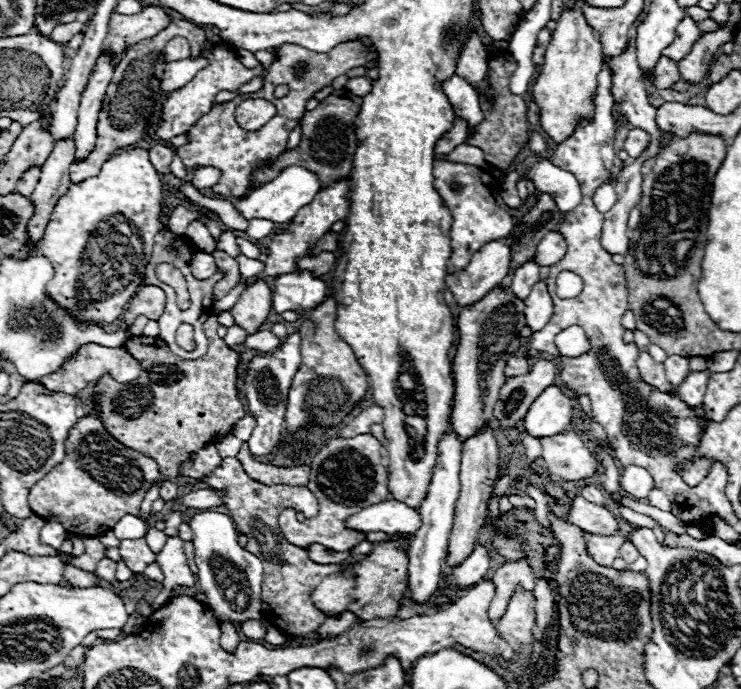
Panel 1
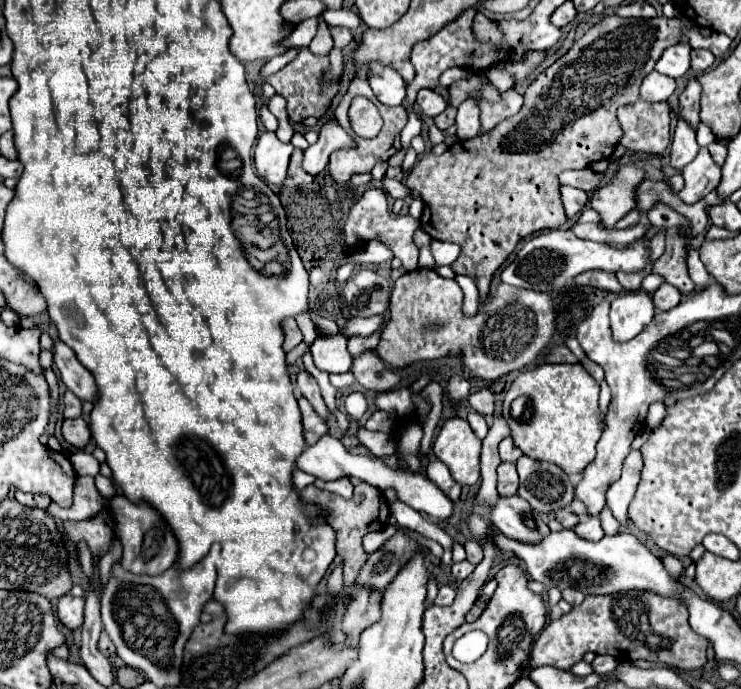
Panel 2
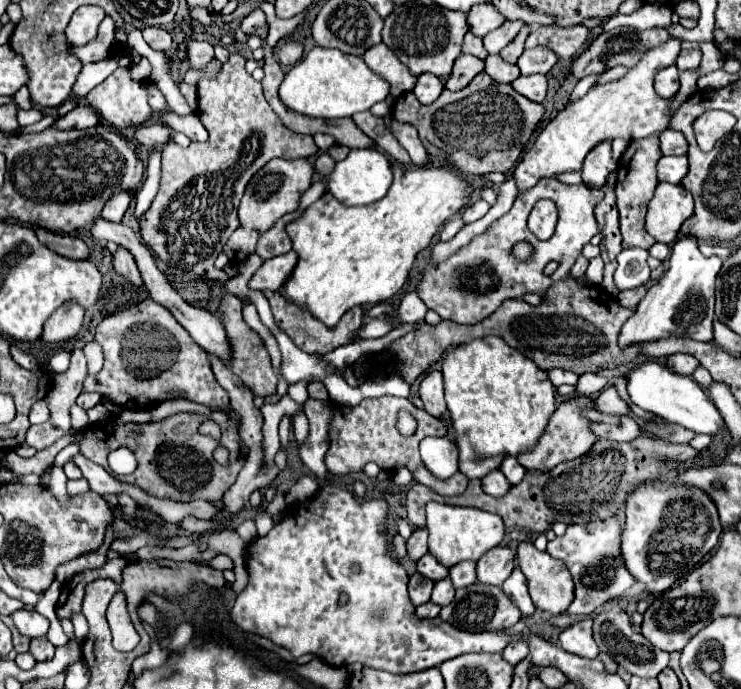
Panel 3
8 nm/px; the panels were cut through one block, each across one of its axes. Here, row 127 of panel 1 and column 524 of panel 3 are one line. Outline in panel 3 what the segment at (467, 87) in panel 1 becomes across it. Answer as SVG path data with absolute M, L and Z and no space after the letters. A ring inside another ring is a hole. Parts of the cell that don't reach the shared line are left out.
M506 456L506 460L502 462L502 468L500 468L506 478L510 480L510 484L520 484L522 478L526 476L526 468L522 468L522 464L518 462L518 458L514 456Z

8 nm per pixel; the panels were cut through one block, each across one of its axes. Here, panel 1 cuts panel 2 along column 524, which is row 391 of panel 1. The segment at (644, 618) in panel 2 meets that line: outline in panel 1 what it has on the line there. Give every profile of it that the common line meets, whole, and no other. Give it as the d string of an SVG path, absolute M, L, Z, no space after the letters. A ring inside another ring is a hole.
M640 352L640 356L638 356L638 370L640 370L642 380L646 384L654 386L656 390L660 390L660 392L670 392L672 390L672 386L666 380L664 366L658 364L658 362L654 362L648 352Z

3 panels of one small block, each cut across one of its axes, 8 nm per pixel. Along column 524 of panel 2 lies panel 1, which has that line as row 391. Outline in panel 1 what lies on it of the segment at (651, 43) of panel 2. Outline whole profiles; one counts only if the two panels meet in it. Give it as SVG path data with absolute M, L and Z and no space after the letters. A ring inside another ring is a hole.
M212 314L204 324L208 334L208 354L198 360L178 358L168 350L164 340L156 346L156 338L132 336L124 342L124 348L140 360L144 372L138 380L128 384L102 378L92 390L92 396L100 394L98 404L104 428L126 448L152 456L164 478L178 476L178 466L190 456L190 452L226 436L232 426L246 416L244 404L236 392L236 368L240 356L226 346L216 334L216 328L218 322Z

